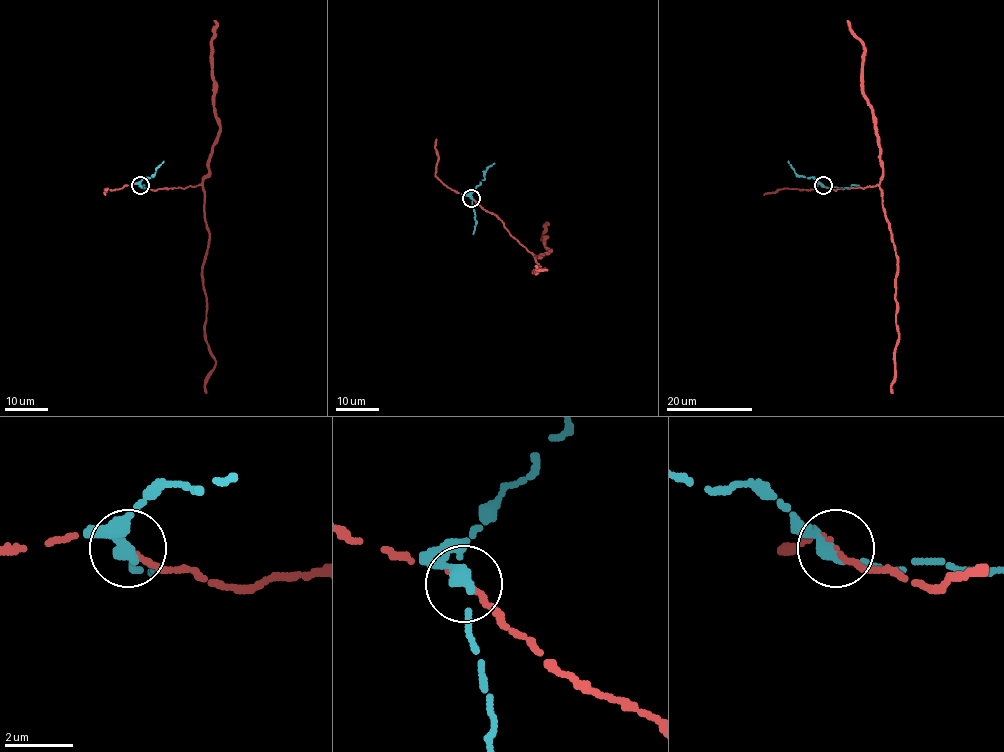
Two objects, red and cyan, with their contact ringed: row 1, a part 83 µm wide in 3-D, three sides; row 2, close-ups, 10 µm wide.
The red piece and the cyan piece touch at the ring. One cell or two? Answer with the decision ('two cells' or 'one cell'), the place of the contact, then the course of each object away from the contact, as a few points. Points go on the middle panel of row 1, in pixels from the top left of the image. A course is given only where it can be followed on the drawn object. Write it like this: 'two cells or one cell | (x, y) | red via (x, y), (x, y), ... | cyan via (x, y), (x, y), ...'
two cells | (471, 198) | red via (472, 198), (495, 214), (512, 237), (535, 256), (540, 266), (533, 272), (547, 270), (537, 268) | cyan via (472, 197), (487, 169), (494, 163)

